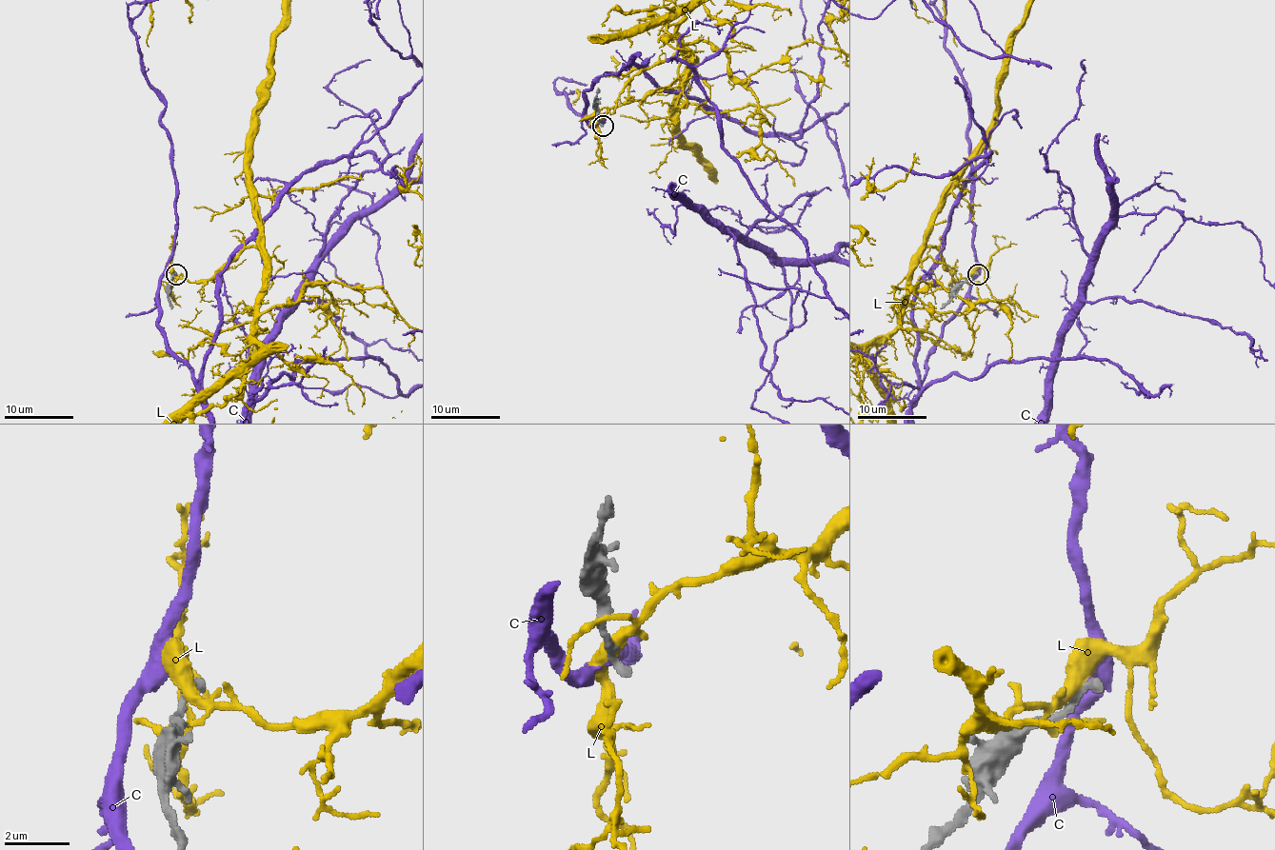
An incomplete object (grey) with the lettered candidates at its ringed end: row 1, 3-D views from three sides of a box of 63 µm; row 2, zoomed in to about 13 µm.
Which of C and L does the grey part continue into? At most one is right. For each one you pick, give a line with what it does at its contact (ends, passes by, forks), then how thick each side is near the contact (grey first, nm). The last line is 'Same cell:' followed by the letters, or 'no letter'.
Same cell: no letter

